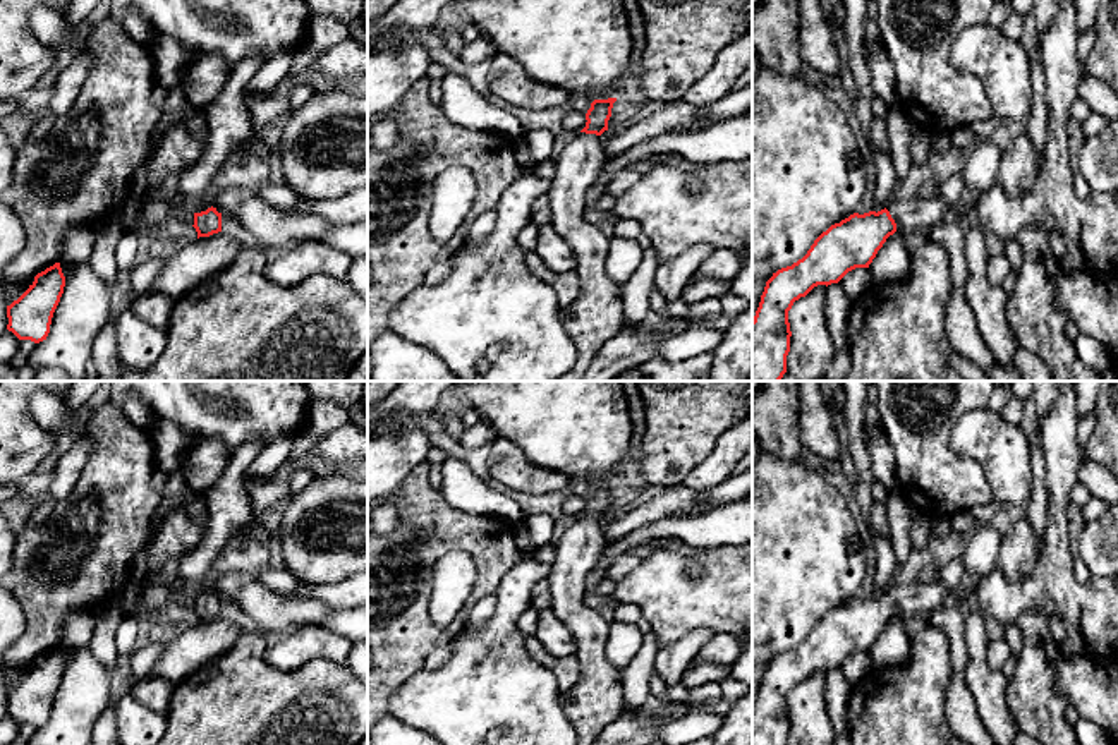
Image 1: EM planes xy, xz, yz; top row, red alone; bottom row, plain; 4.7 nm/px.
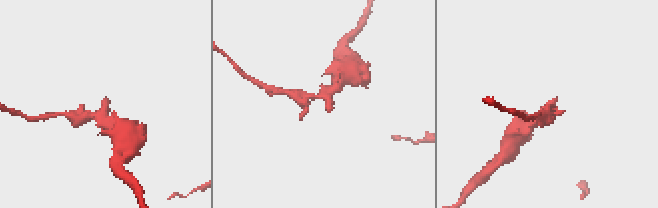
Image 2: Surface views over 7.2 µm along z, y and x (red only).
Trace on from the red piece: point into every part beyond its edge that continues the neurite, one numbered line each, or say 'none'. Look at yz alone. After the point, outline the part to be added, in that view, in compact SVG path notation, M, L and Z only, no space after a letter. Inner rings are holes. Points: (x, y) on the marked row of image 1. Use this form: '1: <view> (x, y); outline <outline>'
1: yz (1086, 290); outline M1061 0L1061 10L1053 17L1041 38L1048 139L1034 184L1024 196L1010 196L996 182L986 192L965 197L962 203L946 203L938 196L914 196L891 199L886 209L896 223L896 232L914 239L921 233L927 235L933 227L958 215L969 216L981 228L996 233L1003 242L1015 239L1025 227L1046 227L1061 233L1066 242L1066 254L1054 282L1054 304L1077 326L1080 335L1089 335L1101 342L1108 348L1115 367L1118 367L1118 199L1115 192L1091 192L1085 199L1080 199L1075 194L1068 153L1066 124L1072 103L1080 96L1080 72L1084 70L1077 57L1079 33L1073 0Z

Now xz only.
1: xz (596, 314); outline M579 132L555 161L555 177L546 194L551 227L574 252L580 280L579 297L560 312L562 324L577 348L577 359L556 381L580 381L596 352L623 326L620 287L605 270L610 239L587 209L605 161L603 137Z

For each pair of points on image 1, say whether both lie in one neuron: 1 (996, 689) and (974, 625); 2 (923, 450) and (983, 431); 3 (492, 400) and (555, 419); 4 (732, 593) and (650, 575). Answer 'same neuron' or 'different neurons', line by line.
1: same neuron
2: different neurons
3: same neuron
4: same neuron

